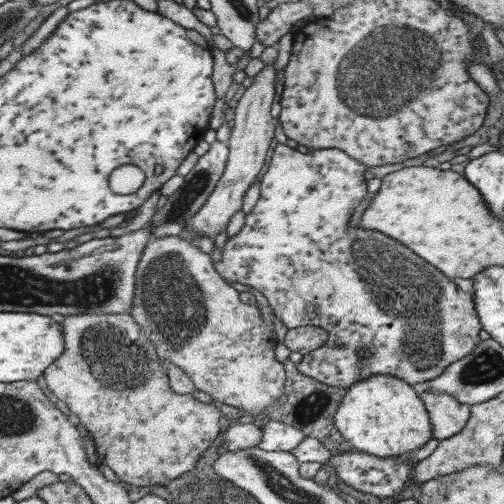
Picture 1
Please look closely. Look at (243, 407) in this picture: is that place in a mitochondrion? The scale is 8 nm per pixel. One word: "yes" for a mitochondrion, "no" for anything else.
no

